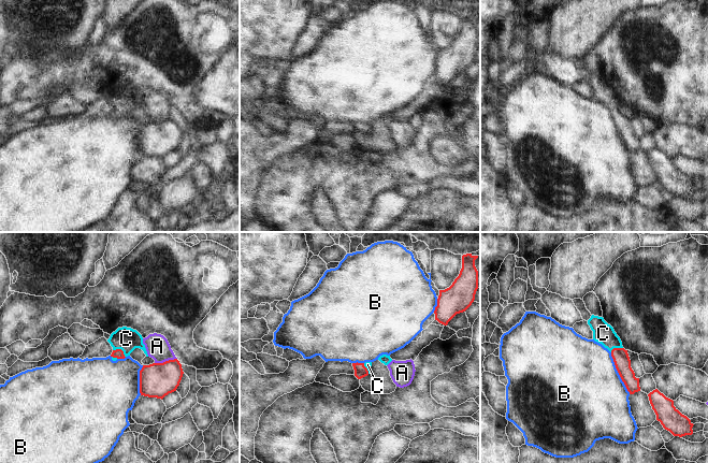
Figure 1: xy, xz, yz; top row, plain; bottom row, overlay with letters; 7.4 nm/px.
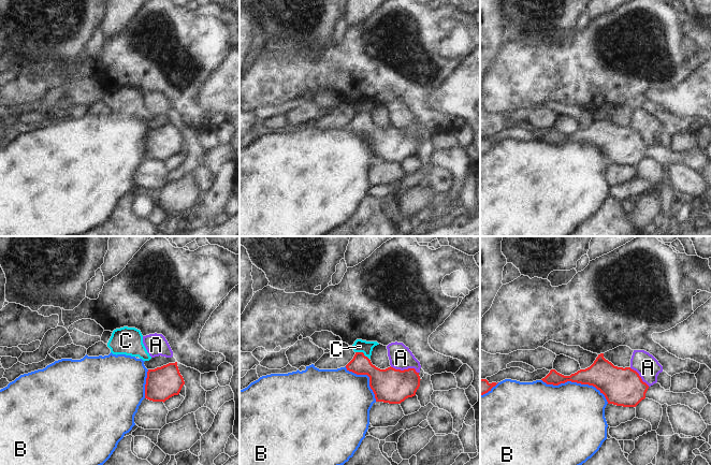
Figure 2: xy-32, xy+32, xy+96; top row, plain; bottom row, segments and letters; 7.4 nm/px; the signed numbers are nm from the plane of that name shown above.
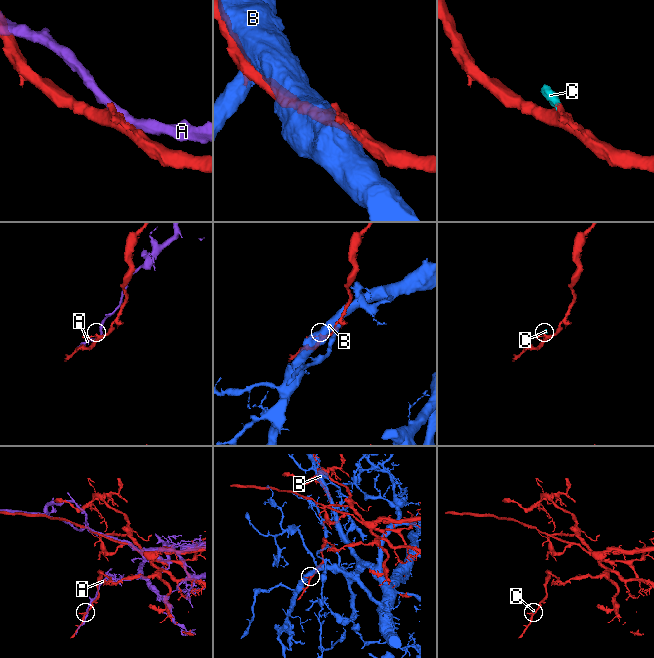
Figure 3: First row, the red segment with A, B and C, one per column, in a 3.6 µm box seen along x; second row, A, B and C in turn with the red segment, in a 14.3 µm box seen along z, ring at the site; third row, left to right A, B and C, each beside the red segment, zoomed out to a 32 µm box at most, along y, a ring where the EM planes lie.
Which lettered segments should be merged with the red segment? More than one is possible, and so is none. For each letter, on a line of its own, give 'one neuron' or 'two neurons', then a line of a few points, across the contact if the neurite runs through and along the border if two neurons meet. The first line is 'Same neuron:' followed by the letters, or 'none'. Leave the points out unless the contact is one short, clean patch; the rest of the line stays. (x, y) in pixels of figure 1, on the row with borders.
Same neuron: C
A: two neurons
B: two neurons
C: one neuron; line xy (118, 353), (120, 349), (126, 338)

